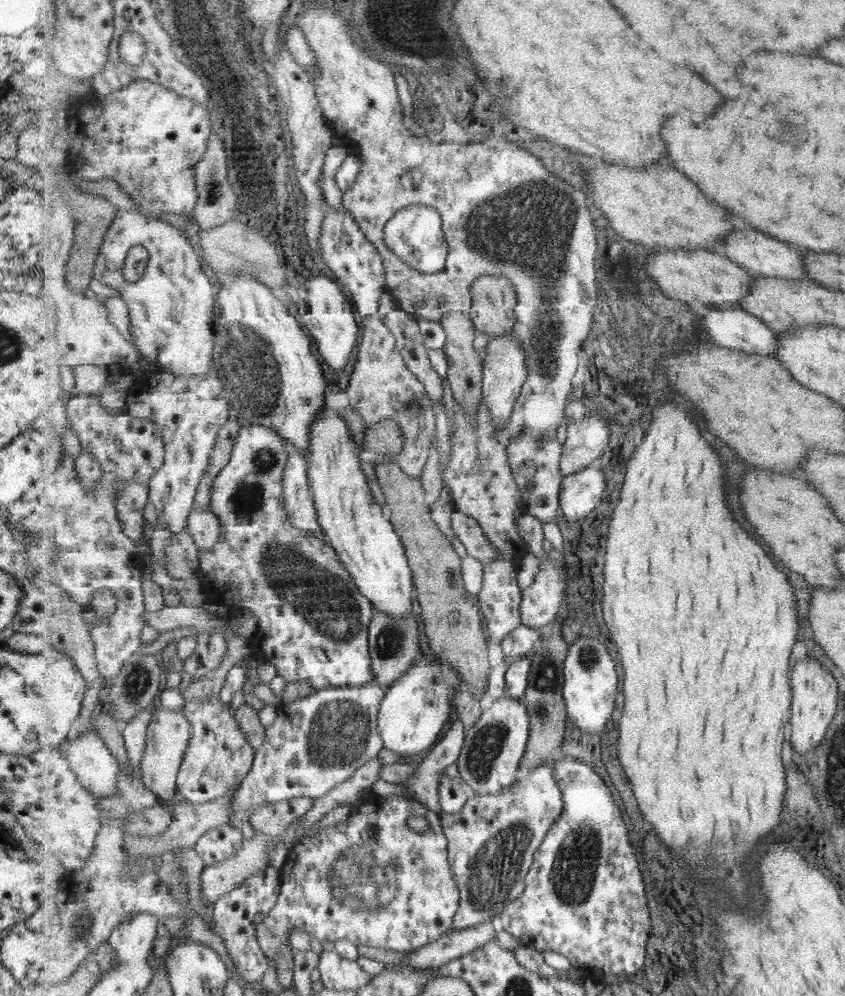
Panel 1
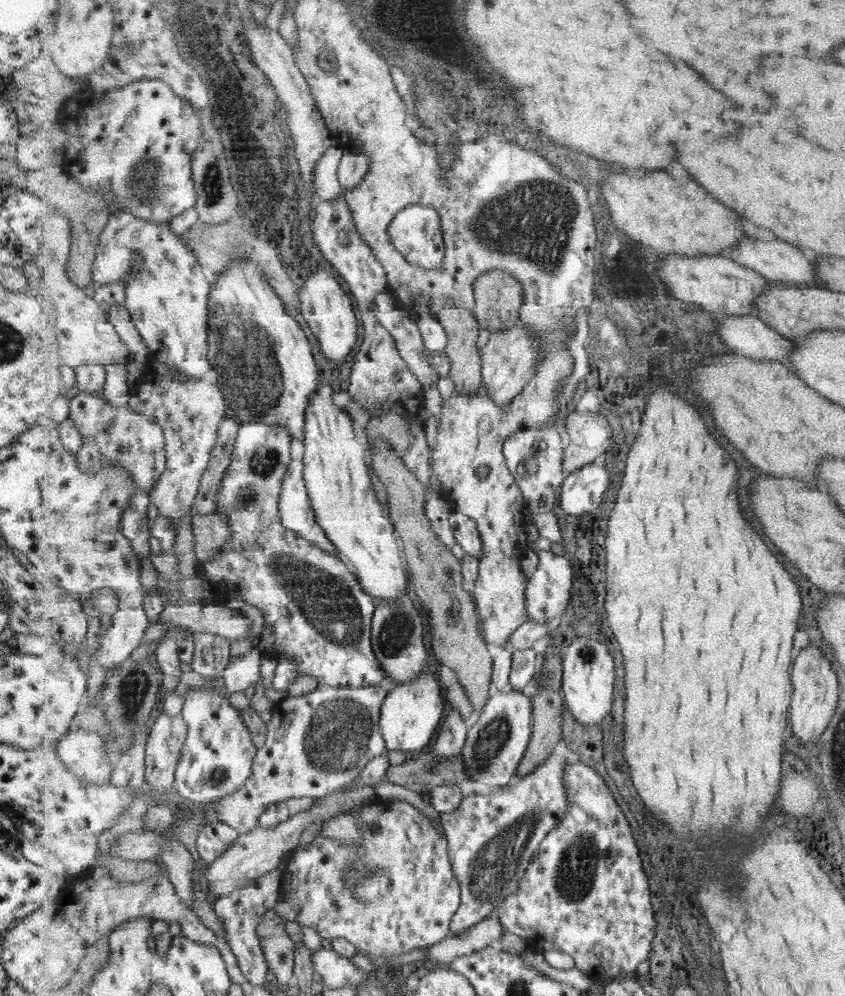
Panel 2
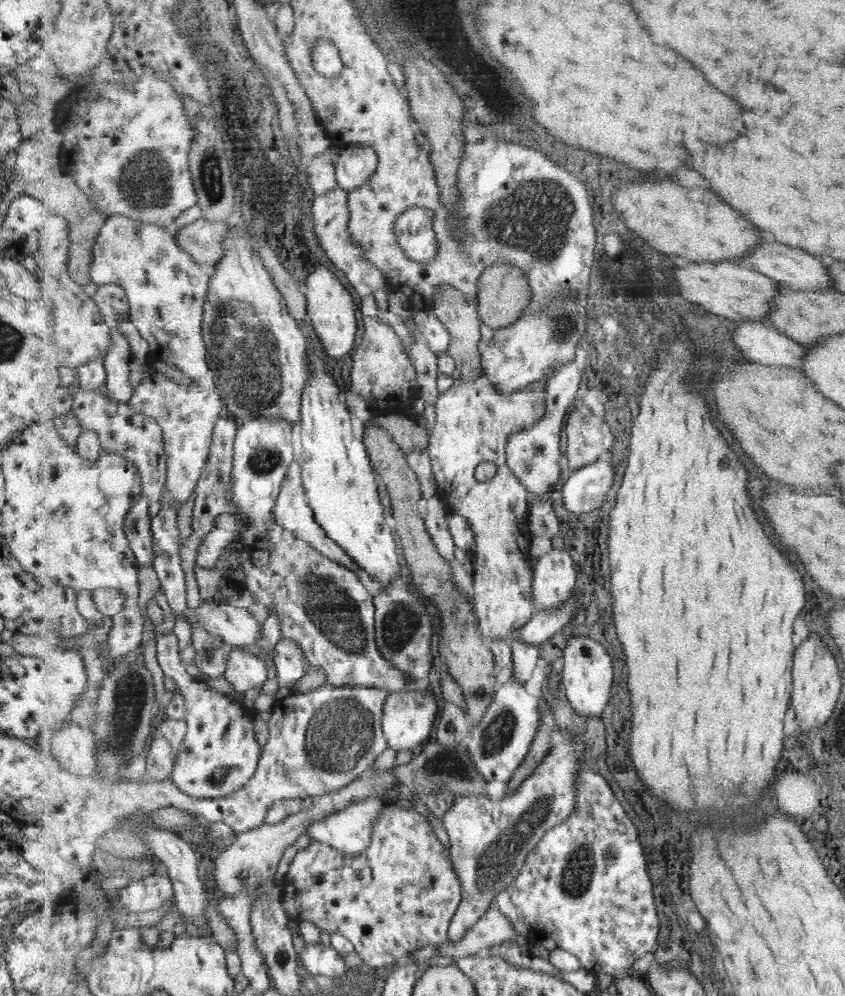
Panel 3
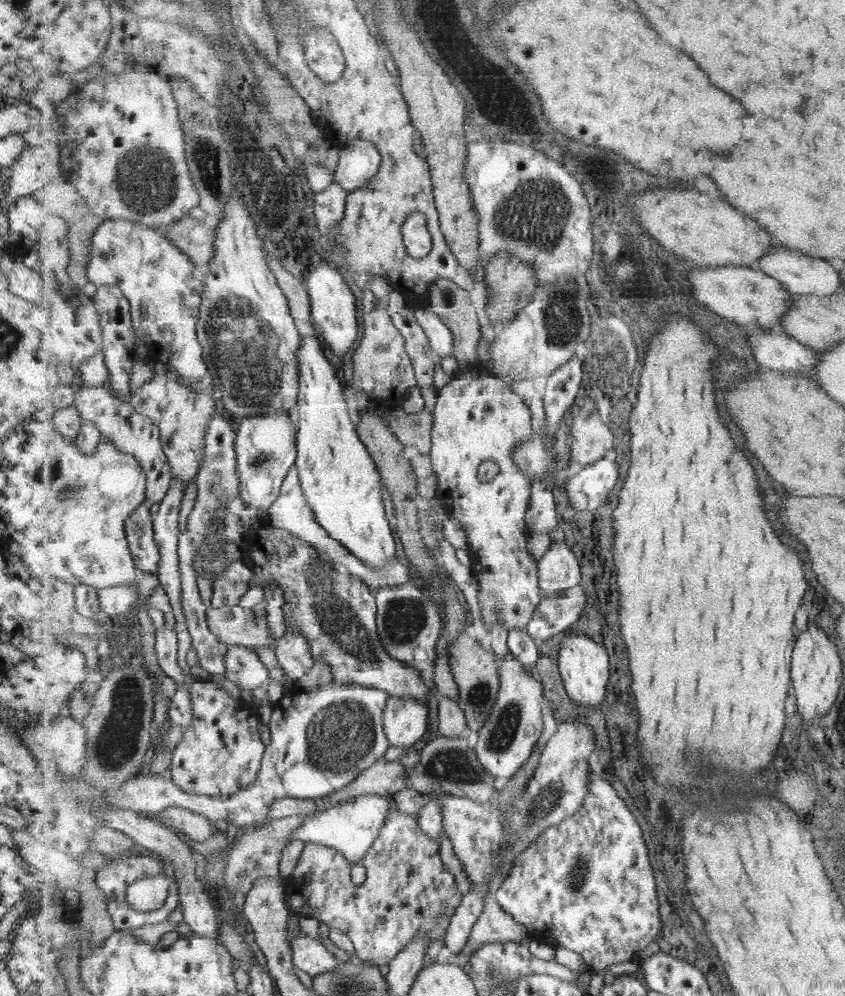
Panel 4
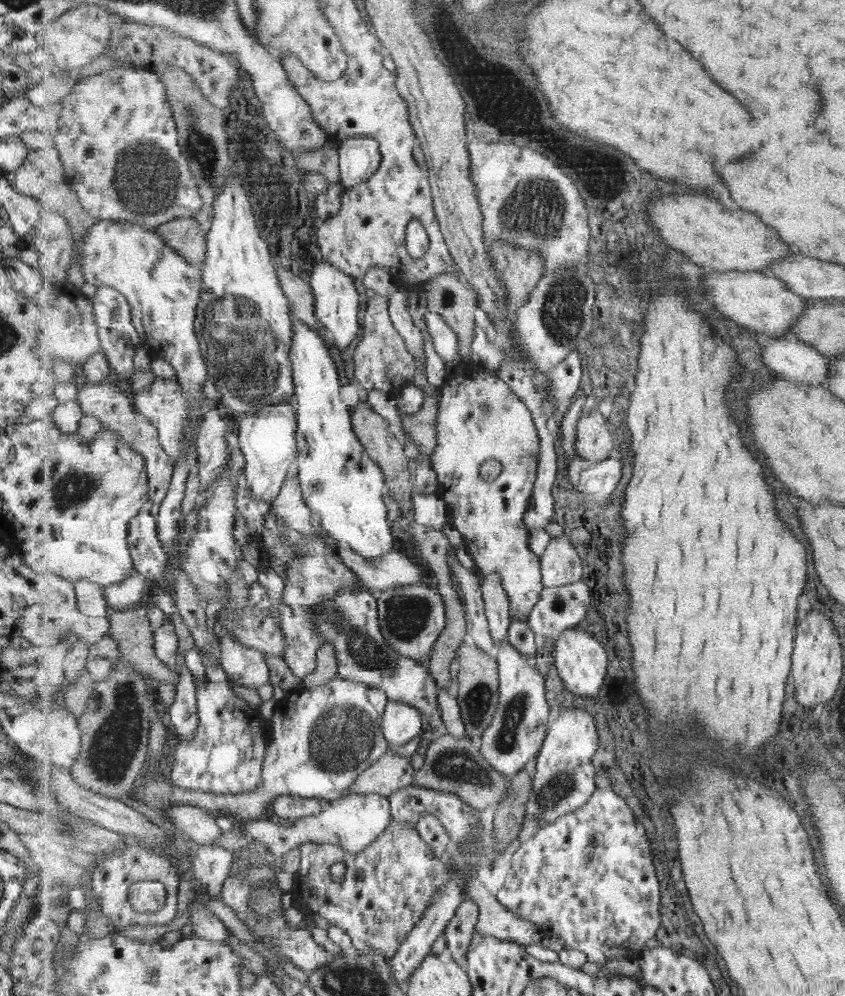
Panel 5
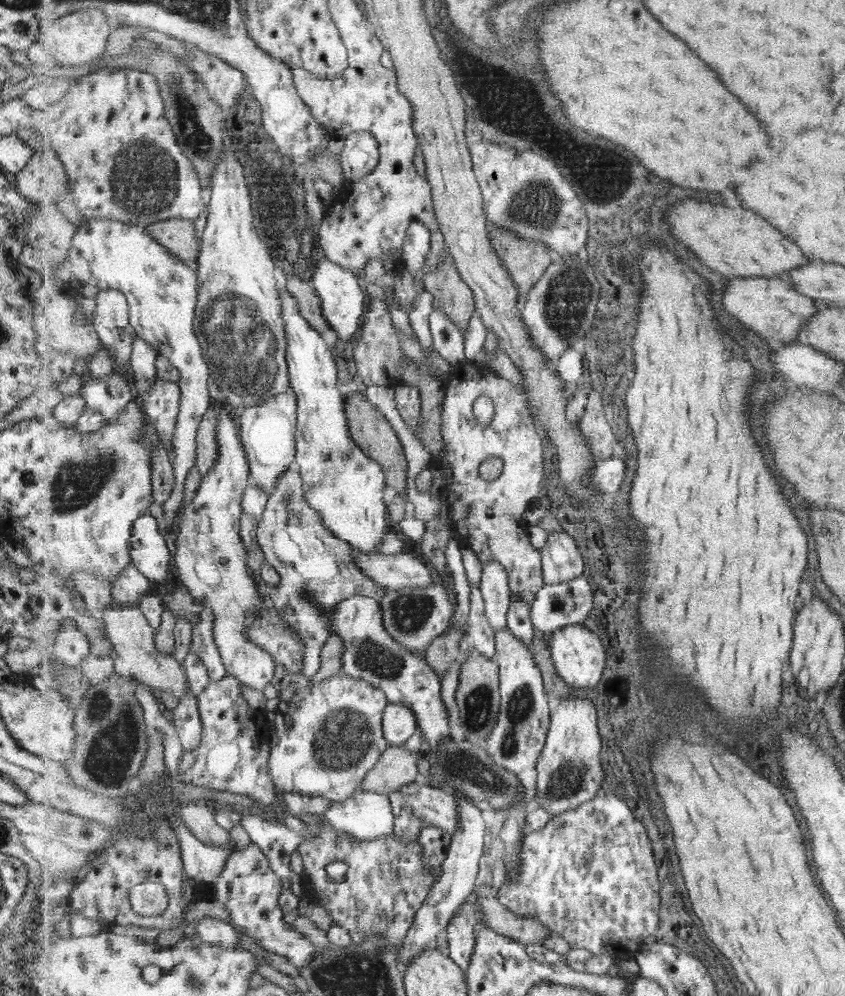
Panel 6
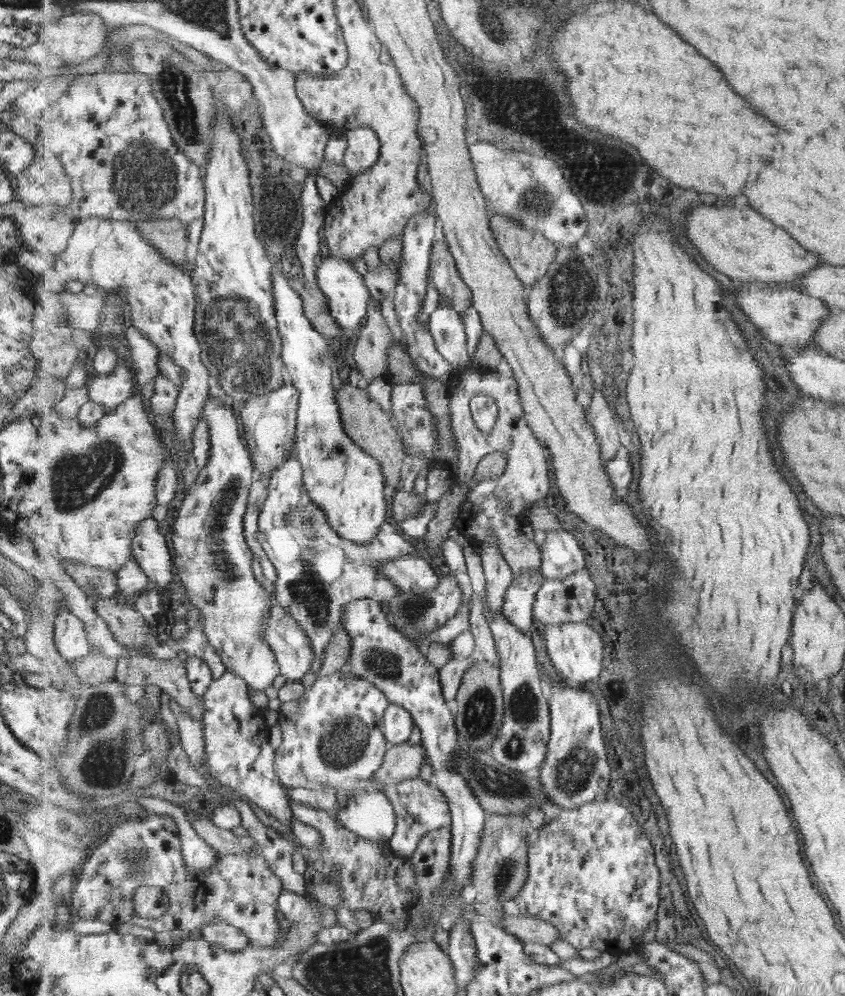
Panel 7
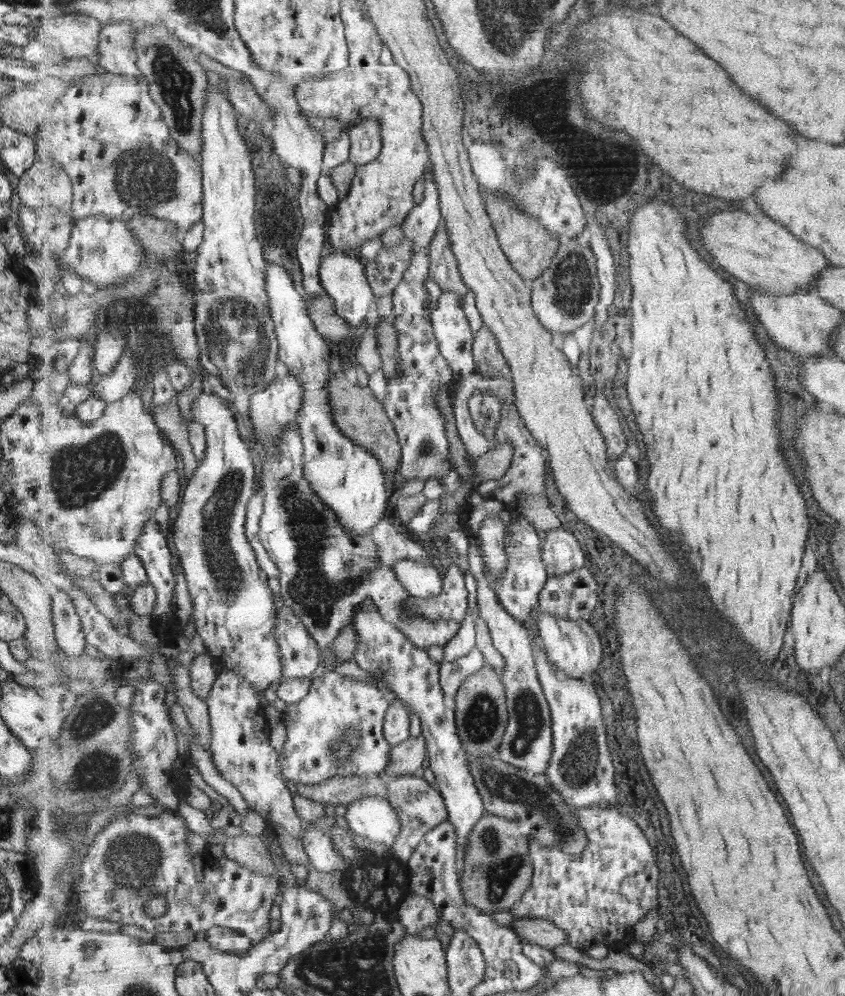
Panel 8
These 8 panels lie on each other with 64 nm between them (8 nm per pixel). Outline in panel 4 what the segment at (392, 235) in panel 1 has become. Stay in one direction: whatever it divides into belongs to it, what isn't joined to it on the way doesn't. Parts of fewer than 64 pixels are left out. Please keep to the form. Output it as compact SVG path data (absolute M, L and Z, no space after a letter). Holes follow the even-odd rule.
M415 212L403 224L406 249L413 258L427 257L433 250L433 239L427 226L425 214Z

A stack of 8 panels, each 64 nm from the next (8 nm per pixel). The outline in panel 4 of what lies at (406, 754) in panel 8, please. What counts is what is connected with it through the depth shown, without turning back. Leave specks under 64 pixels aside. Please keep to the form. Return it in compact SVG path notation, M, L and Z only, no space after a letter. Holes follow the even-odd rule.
M381 758L375 765L364 770L351 784L337 792L337 795L329 795L322 801L316 802L308 811L293 814L291 816L268 821L261 826L257 826L253 832L245 833L234 843L231 851L227 853L225 861L225 889L227 892L237 892L239 895L246 895L252 888L254 882L263 877L275 877L279 874L279 862L283 856L283 850L289 844L289 838L295 830L300 829L306 822L307 818L316 816L318 813L331 810L336 801L344 802L353 800L363 795L381 795L391 798L397 792L407 788L409 780L408 769L400 764L399 760L387 761Z

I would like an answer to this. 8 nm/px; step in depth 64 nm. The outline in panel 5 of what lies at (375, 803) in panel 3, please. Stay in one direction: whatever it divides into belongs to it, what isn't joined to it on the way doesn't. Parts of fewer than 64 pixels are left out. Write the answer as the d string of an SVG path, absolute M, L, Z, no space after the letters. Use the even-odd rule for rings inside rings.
M347 794L341 799L328 802L319 814L303 817L296 821L295 826L289 828L277 822L272 816L251 820L244 825L249 837L263 841L269 847L275 861L274 870L283 871L283 856L305 842L337 844L351 854L359 854L367 850L385 832L393 818L389 797L382 794Z

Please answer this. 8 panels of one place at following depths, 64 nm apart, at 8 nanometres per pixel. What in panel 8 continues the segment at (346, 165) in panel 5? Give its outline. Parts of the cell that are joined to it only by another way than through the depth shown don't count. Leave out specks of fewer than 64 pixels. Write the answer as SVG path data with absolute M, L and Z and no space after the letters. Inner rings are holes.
M369 118L353 123L350 130L351 158L356 166L365 166L373 160L377 160L383 148L383 136L379 120Z

